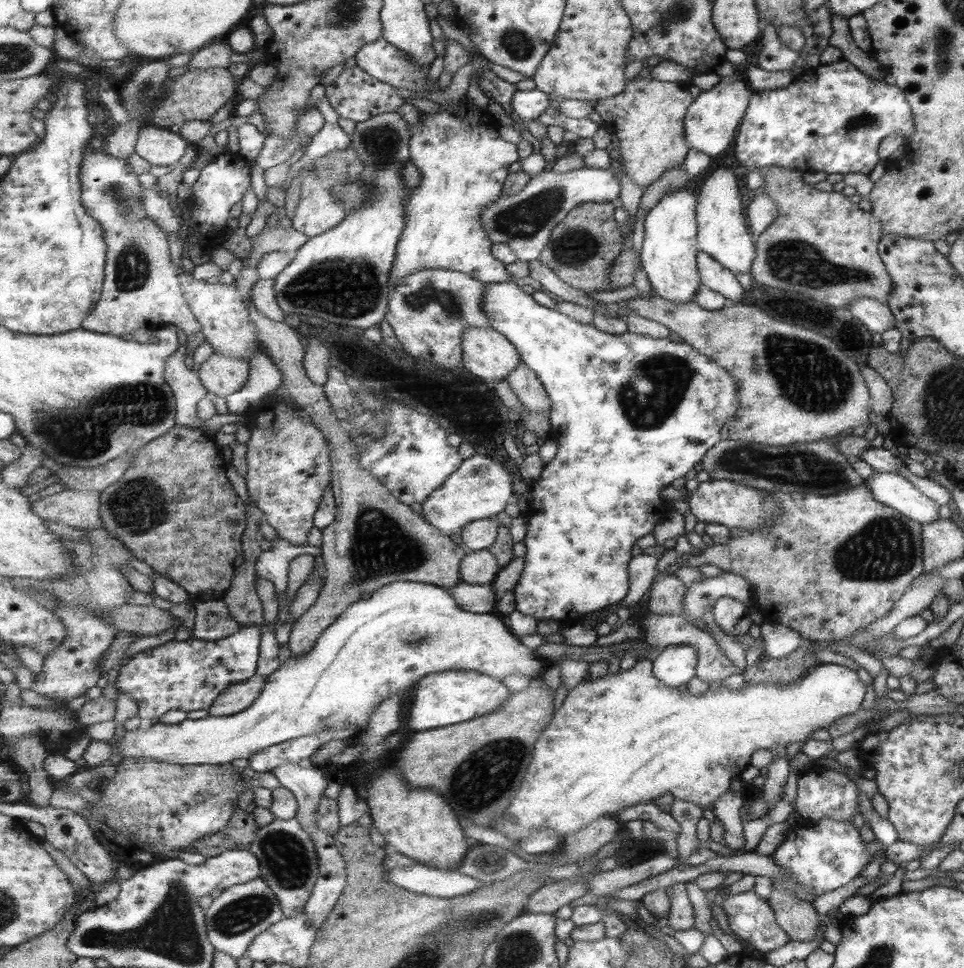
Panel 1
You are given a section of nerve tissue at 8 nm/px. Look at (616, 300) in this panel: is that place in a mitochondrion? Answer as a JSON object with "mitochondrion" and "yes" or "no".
{"mitochondrion":"no"}

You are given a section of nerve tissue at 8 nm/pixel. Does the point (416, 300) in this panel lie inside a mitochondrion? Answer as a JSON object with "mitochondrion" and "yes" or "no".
{"mitochondrion":"yes"}

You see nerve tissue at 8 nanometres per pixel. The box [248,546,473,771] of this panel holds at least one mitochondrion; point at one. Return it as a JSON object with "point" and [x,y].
{"point":[418,642]}

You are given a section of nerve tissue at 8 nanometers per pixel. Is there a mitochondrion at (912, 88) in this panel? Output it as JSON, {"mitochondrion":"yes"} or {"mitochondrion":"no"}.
{"mitochondrion":"no"}

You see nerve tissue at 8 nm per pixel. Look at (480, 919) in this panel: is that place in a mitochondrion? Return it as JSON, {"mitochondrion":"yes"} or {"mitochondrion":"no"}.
{"mitochondrion":"yes"}

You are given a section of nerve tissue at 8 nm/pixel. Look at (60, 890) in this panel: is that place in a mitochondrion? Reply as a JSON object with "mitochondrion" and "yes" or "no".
{"mitochondrion":"no"}

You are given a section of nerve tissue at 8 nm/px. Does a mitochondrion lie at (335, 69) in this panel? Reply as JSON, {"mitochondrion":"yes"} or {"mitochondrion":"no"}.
{"mitochondrion":"no"}

